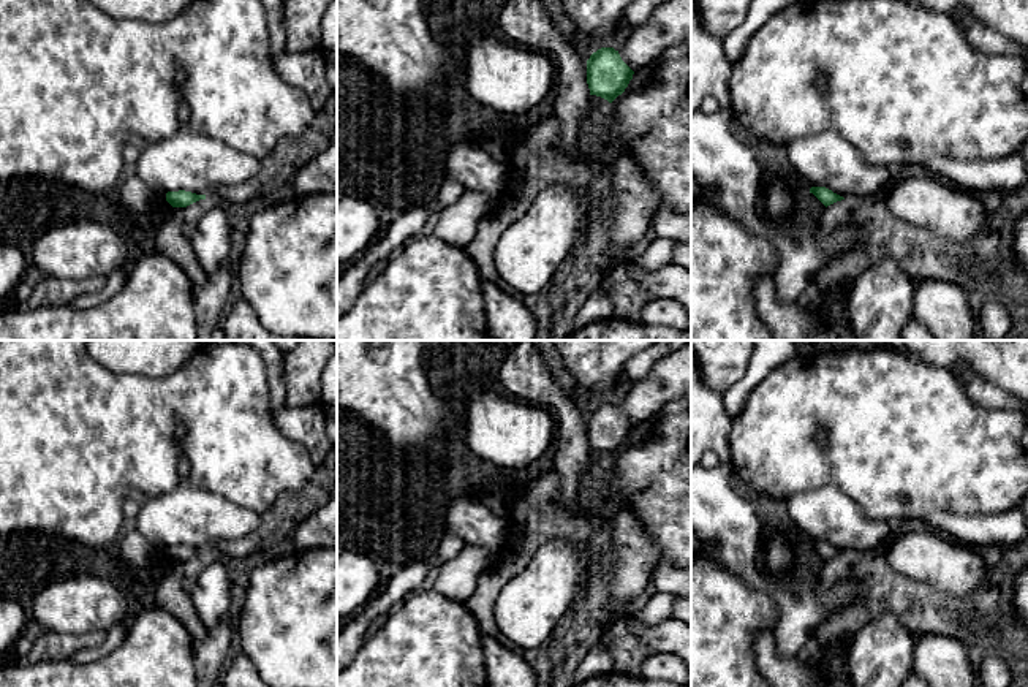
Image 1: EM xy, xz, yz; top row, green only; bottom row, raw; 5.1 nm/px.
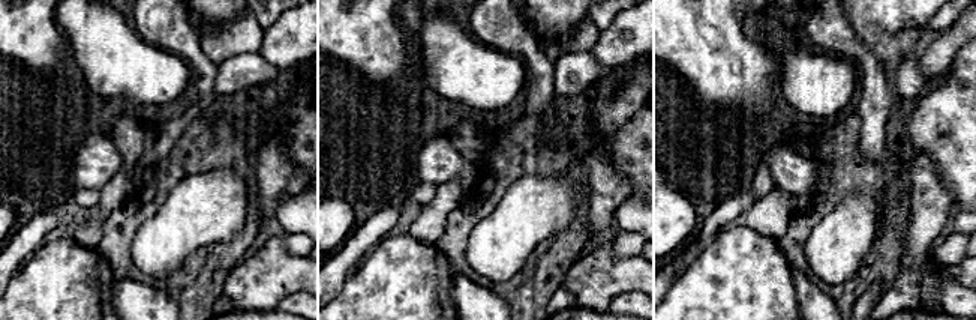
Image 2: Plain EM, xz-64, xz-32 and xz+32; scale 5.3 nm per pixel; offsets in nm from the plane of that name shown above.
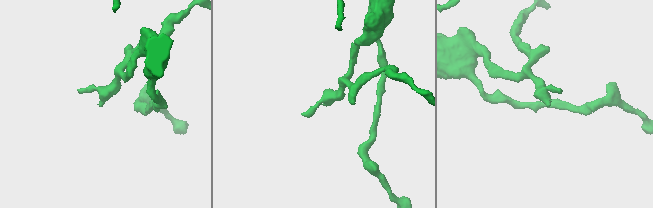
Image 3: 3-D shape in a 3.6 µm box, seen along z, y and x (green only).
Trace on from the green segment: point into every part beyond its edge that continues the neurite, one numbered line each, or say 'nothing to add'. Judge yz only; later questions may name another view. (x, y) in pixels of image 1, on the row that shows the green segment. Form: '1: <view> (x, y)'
nothing to add

